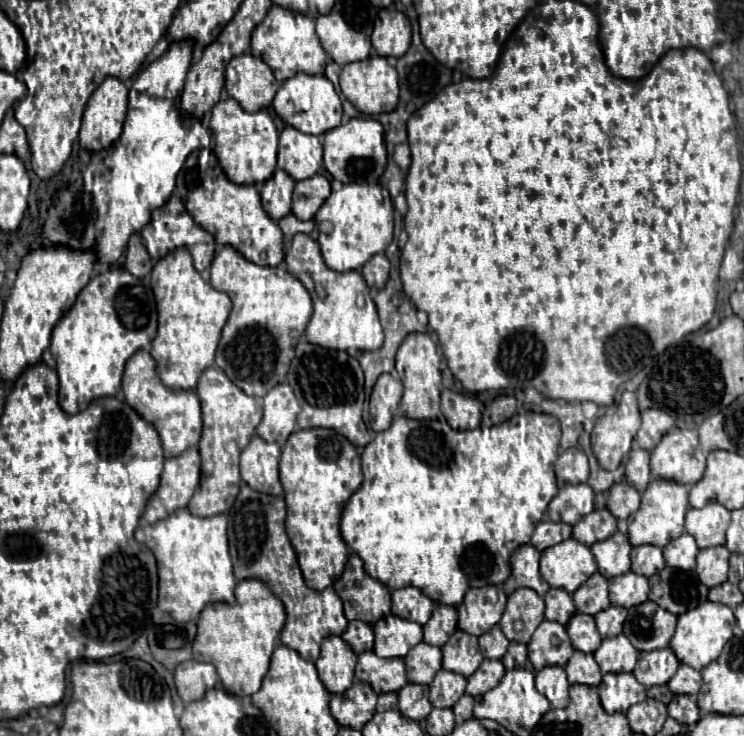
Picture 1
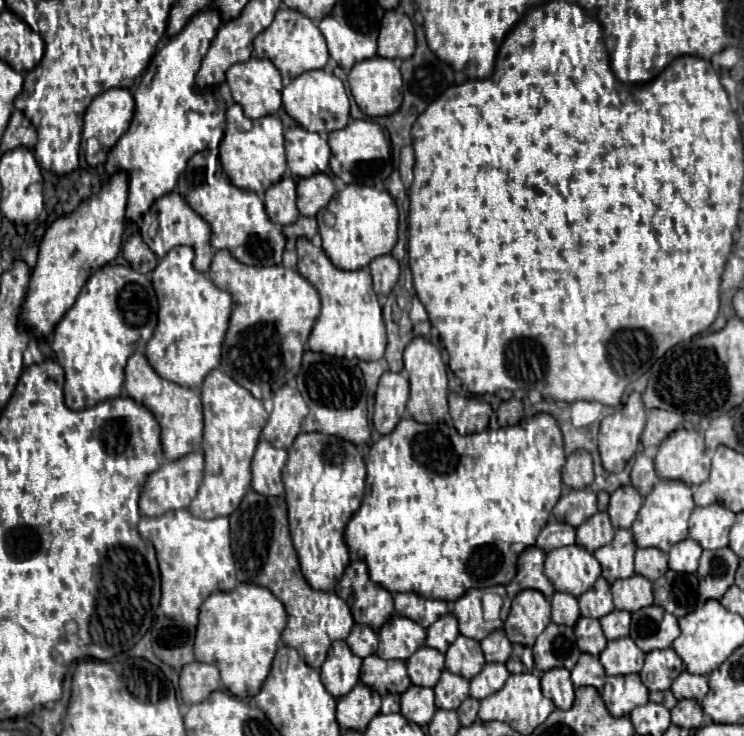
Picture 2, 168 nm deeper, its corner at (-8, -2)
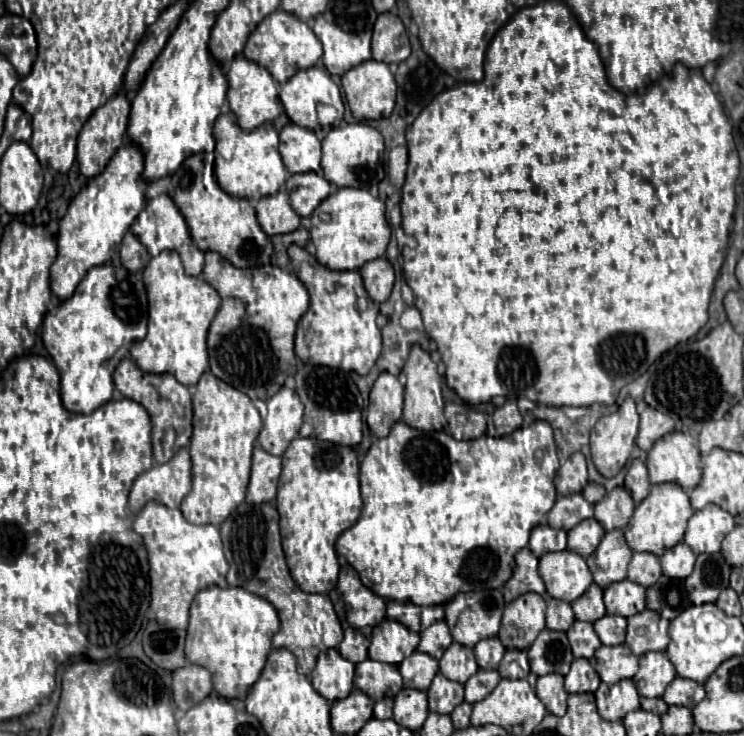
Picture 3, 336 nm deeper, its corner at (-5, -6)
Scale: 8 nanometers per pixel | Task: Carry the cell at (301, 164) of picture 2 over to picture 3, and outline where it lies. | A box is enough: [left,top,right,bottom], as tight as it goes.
[280,124,322,174]

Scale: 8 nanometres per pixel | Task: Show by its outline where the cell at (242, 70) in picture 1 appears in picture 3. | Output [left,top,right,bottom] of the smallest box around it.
[228,58,282,130]

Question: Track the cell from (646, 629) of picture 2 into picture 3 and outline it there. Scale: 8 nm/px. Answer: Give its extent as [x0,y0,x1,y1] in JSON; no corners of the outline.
[626,608,670,656]

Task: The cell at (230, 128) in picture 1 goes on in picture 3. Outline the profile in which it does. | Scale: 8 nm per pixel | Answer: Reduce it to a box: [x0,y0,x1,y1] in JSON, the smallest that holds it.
[214,112,288,200]

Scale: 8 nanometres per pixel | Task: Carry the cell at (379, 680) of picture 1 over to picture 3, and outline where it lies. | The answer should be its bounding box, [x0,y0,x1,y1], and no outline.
[354,660,404,700]

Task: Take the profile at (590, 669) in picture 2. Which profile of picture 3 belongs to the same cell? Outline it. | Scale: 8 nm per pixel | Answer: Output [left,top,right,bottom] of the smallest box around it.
[566,660,600,692]

